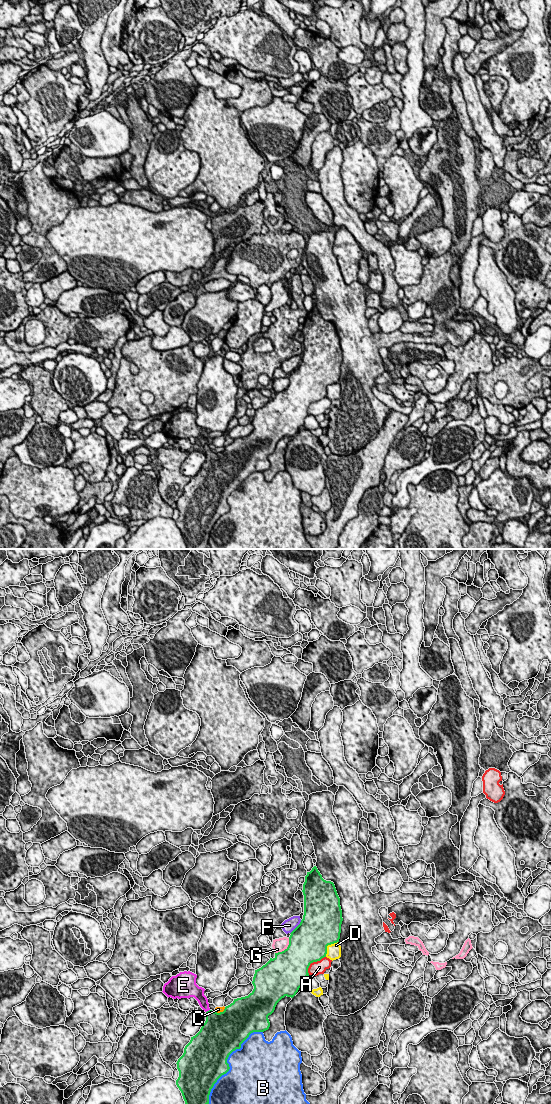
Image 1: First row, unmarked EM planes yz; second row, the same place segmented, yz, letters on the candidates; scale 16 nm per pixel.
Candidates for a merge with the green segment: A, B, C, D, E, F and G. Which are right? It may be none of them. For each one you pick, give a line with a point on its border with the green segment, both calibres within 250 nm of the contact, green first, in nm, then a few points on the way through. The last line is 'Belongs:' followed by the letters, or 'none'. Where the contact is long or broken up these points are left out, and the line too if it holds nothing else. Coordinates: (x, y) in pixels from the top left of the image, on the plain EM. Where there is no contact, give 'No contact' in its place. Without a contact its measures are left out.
E: Touches green at yz (207, 451). Thickness 360 nm (green) against 160 nm. Path across: yz (216, 463), (207, 451), (201, 438)
Belongs: E

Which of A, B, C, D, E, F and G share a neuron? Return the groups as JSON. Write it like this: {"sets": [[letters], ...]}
{"sets": [["A"], ["B"], ["C"], ["D"], ["E"], ["F"], ["G"]]}

